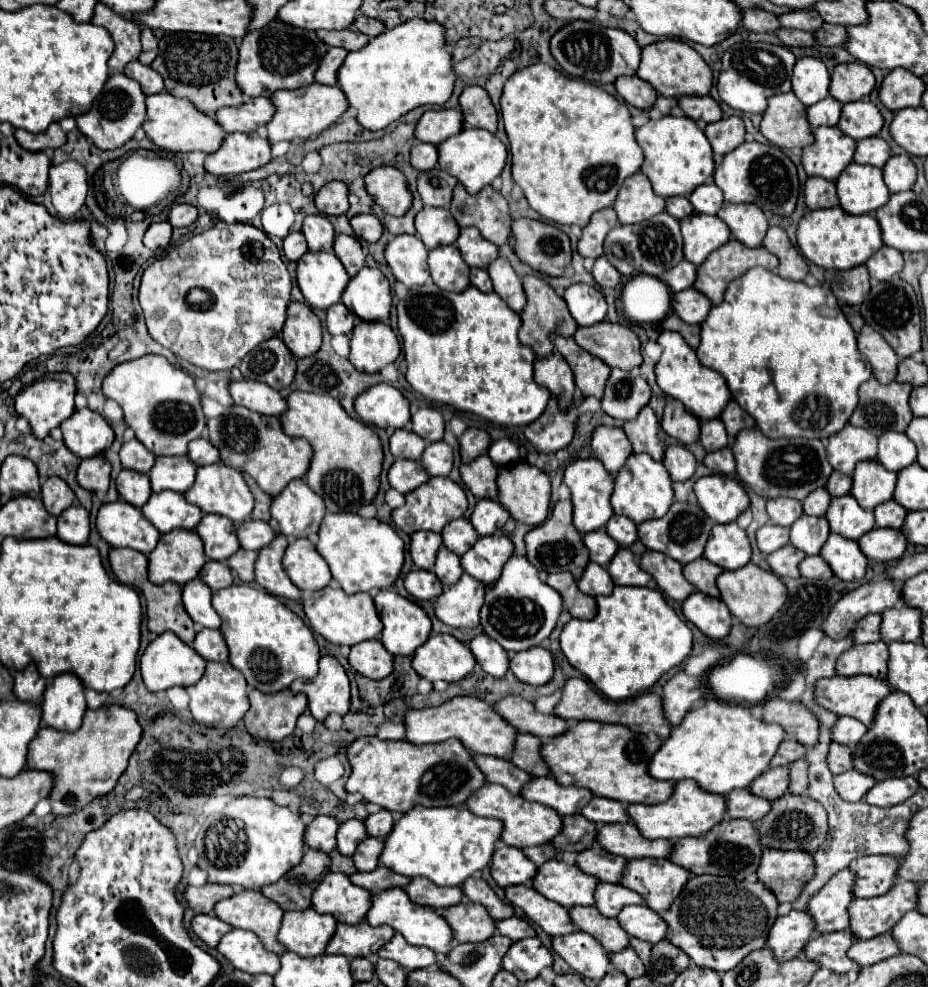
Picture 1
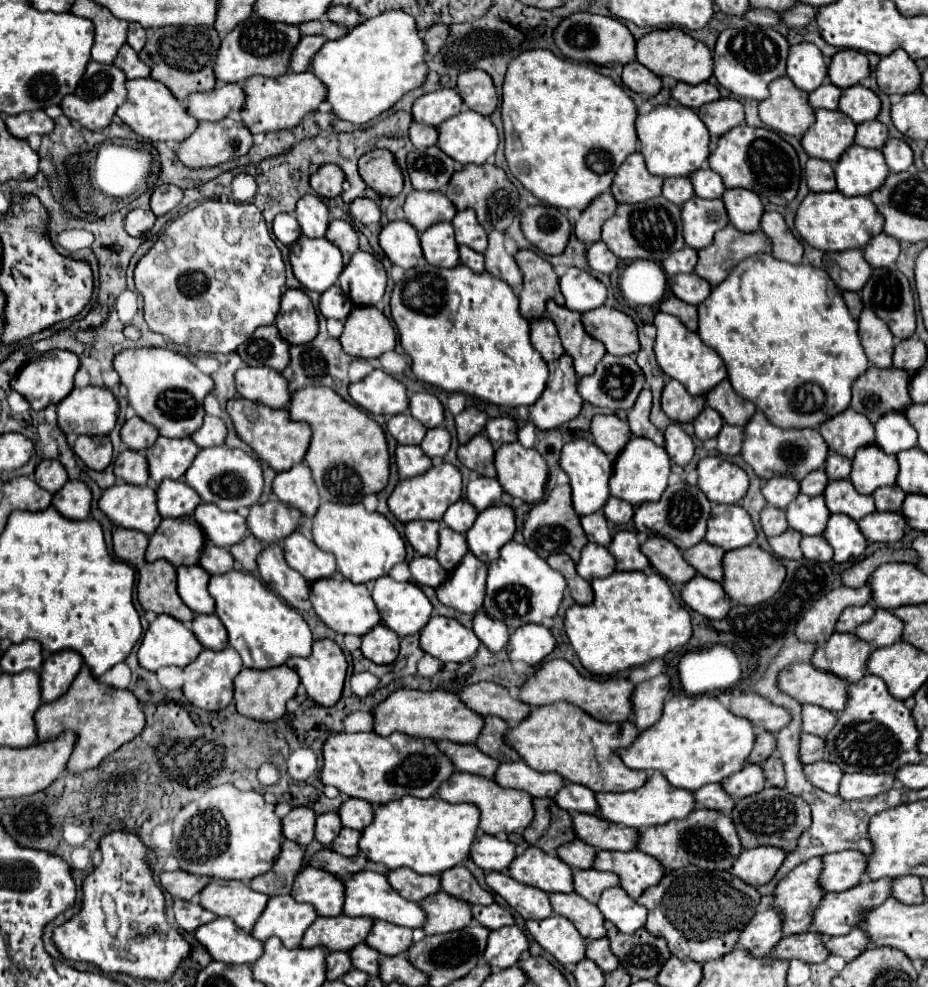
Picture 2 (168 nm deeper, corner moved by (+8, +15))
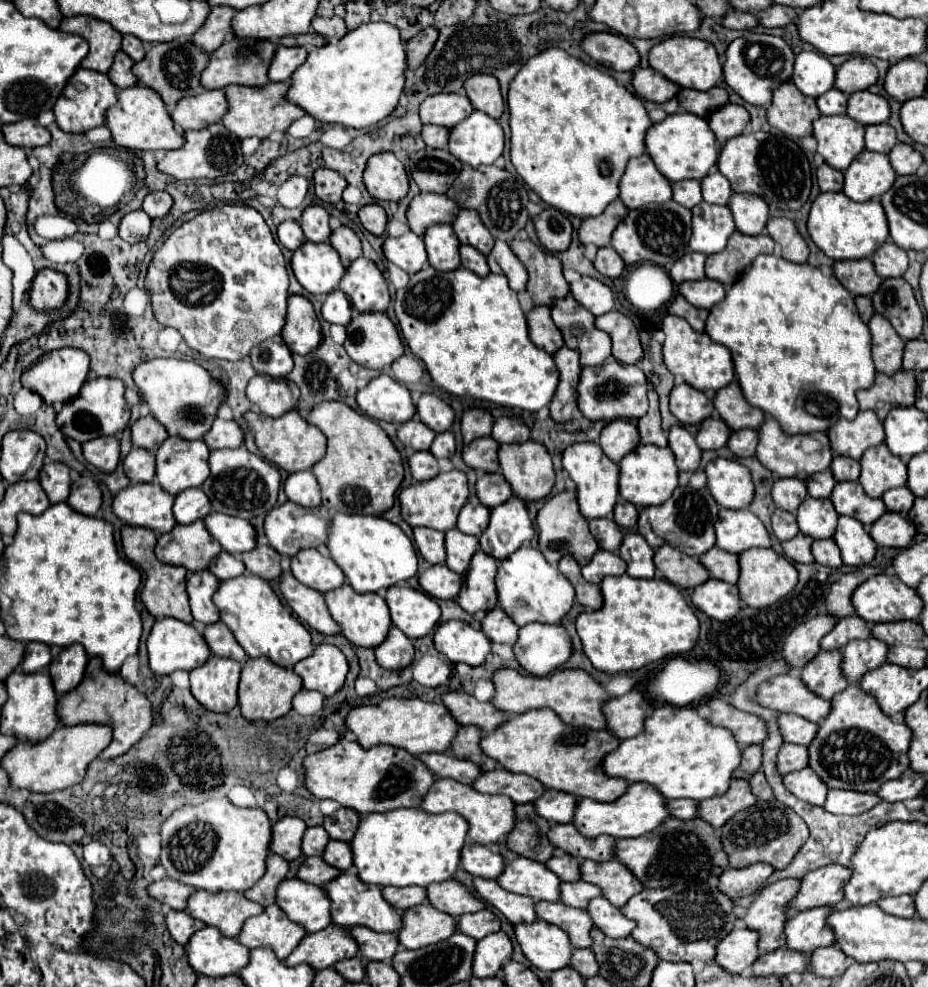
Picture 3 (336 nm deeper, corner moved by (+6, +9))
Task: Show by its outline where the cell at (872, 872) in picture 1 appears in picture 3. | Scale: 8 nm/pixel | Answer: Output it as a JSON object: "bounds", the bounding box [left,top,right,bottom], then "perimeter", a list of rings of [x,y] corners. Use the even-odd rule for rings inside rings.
{"bounds":[790,864,850,910],"perimeter":[[[828,864],[824,868],[812,870],[802,878],[800,892],[790,902],[792,910],[808,910],[816,906],[836,906],[842,902],[842,886],[850,878],[850,868]]]}

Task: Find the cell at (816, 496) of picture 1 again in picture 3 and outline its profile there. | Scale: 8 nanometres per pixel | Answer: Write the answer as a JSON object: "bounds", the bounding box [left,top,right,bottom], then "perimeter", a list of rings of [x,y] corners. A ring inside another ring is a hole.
{"bounds":[806,470,834,498],"perimeter":[[[824,470],[824,472],[818,472],[818,474],[812,474],[808,480],[806,480],[806,486],[808,486],[808,494],[812,498],[828,498],[834,490],[834,476],[830,470]]]}

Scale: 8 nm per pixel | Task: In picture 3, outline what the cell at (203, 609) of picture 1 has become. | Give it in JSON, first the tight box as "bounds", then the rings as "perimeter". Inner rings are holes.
{"bounds":[186,570,220,624],"perimeter":[[[210,570],[186,574],[186,592],[194,620],[200,620],[204,624],[214,624],[220,620],[218,608],[212,602],[212,594],[218,586],[220,582],[214,578],[214,574],[210,574]]]}

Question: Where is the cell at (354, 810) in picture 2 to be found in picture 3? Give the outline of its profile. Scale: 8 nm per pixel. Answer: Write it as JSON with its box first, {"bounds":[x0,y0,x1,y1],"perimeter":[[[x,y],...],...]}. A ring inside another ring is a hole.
{"bounds":[324,808,360,842],"perimeter":[[[340,808],[334,812],[334,816],[328,816],[324,820],[324,828],[332,840],[350,842],[350,838],[354,838],[354,830],[358,830],[358,822],[360,814],[356,810]]]}

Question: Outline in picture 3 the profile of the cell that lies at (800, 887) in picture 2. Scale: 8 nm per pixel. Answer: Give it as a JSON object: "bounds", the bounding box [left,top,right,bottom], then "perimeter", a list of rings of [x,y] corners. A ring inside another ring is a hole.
{"bounds":[744,880,800,952],"perimeter":[[[778,880],[774,884],[764,886],[752,906],[748,908],[744,922],[748,928],[760,932],[758,946],[764,952],[772,952],[784,946],[786,936],[782,934],[782,926],[790,914],[790,898],[798,894],[800,880]]]}

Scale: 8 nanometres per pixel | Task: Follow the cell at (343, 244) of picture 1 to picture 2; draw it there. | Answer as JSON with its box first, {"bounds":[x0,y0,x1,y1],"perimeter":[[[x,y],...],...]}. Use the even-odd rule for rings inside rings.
{"bounds":[326,220,358,264],"perimeter":[[[332,220],[330,226],[328,226],[328,230],[326,230],[326,238],[330,242],[334,242],[342,250],[344,264],[348,264],[350,262],[350,256],[358,250],[358,234],[344,220]]]}

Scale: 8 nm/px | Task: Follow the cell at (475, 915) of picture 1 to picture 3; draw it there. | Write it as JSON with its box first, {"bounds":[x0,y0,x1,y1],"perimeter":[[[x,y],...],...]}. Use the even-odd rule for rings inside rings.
{"bounds":[398,902,458,950],"perimeter":[[[428,902],[408,908],[404,912],[402,922],[404,924],[402,930],[398,932],[398,940],[402,946],[410,950],[418,950],[422,946],[442,942],[458,930],[456,918],[450,918],[450,914],[442,914],[440,910],[434,910]]]}

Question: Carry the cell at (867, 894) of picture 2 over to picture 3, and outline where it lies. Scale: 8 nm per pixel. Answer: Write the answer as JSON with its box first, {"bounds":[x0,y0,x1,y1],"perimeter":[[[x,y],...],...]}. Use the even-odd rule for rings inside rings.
{"bounds":[786,906,836,952],"perimeter":[[[820,906],[814,910],[792,914],[786,922],[786,946],[798,952],[814,952],[820,946],[834,944],[834,934],[830,934],[830,926],[826,926],[826,914],[836,910],[834,906]]]}

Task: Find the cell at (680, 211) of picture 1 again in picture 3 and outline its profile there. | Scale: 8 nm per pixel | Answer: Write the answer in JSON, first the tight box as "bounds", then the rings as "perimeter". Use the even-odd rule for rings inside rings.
{"bounds":[672,180,702,208],"perimeter":[[[680,180],[672,184],[672,200],[686,206],[694,208],[698,202],[702,202],[702,190],[698,180]]]}

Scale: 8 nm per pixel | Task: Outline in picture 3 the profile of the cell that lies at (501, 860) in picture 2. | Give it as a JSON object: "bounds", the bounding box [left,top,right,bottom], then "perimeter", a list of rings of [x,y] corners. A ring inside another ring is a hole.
{"bounds":[462,842,506,878],"perimeter":[[[466,842],[462,848],[462,866],[472,876],[498,878],[506,866],[506,860],[502,858],[502,854],[492,852],[482,844]]]}

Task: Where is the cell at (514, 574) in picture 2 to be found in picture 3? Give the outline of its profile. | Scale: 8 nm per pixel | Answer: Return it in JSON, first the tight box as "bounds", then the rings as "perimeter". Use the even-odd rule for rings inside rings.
{"bounds":[496,548,574,626],"perimeter":[[[520,548],[498,564],[496,592],[498,606],[518,626],[530,622],[558,624],[574,602],[574,586],[558,572],[558,568],[552,568],[536,548]]]}

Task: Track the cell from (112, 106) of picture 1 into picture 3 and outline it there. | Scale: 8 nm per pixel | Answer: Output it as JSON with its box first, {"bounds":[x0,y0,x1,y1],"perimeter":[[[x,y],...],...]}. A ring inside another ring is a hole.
{"bounds":[54,68,118,132],"perimeter":[[[78,68],[74,76],[68,80],[64,92],[60,94],[54,106],[56,122],[66,132],[88,132],[90,128],[106,124],[106,110],[114,106],[116,100],[118,100],[118,88],[114,86],[114,82],[110,82],[106,74]]]}

